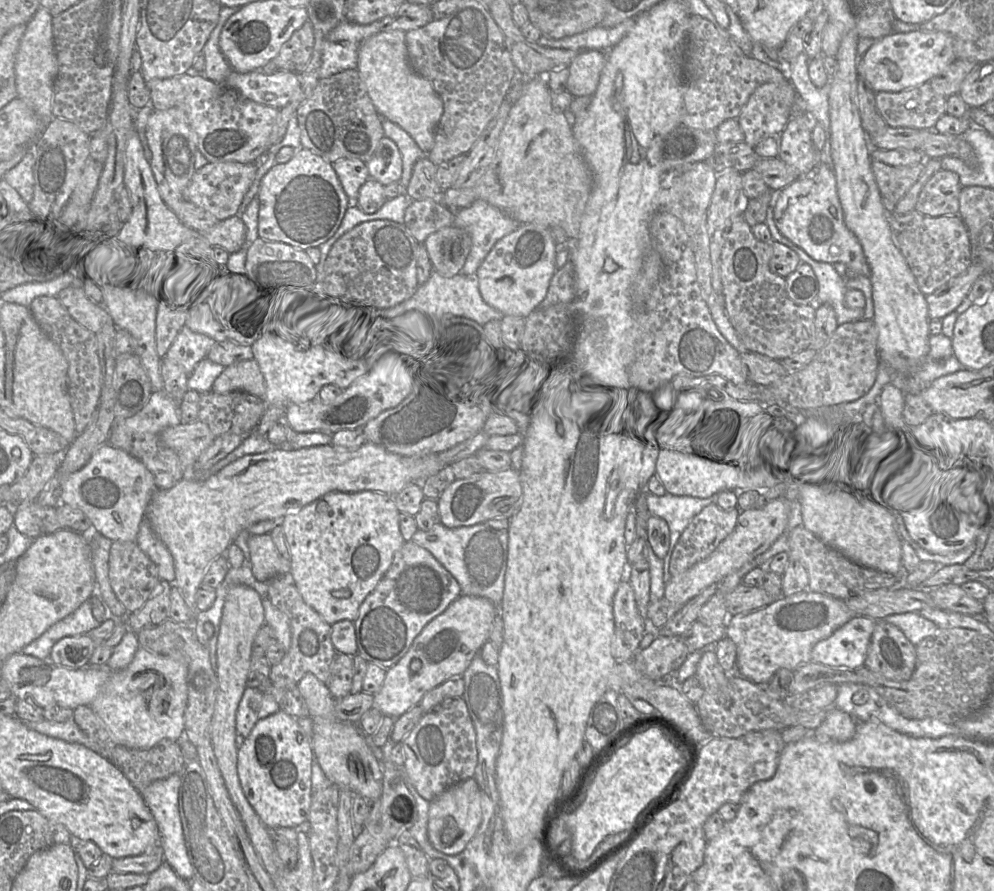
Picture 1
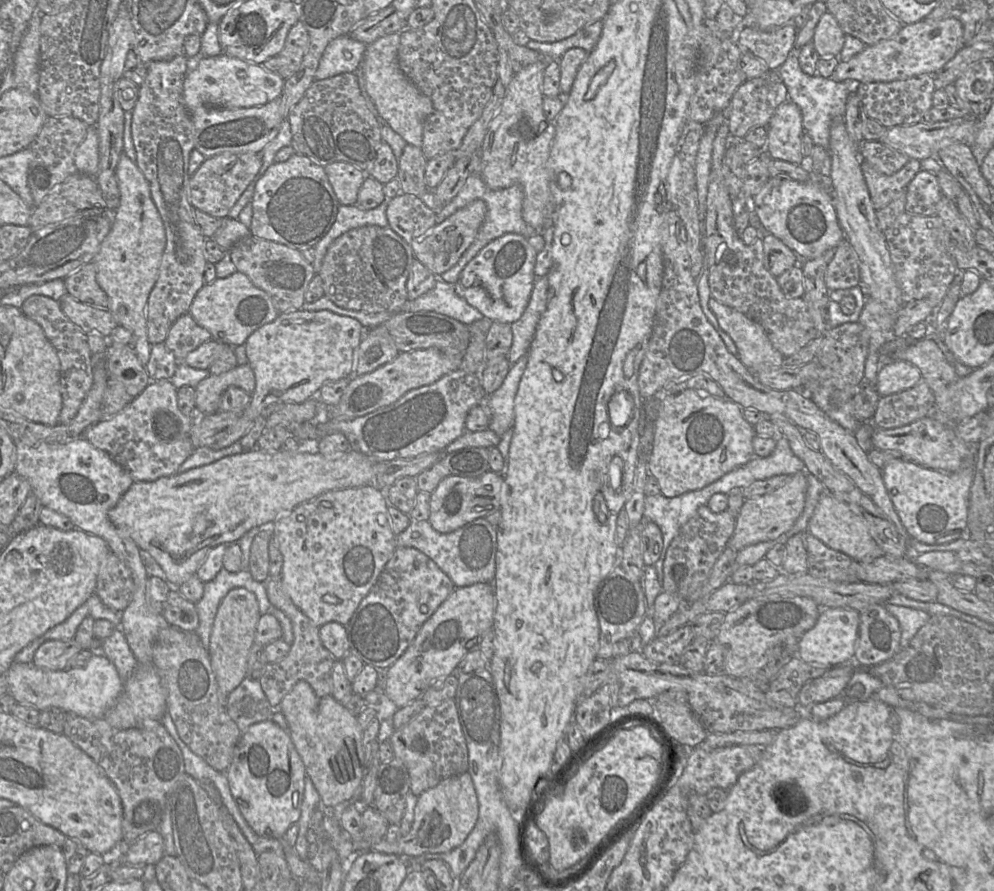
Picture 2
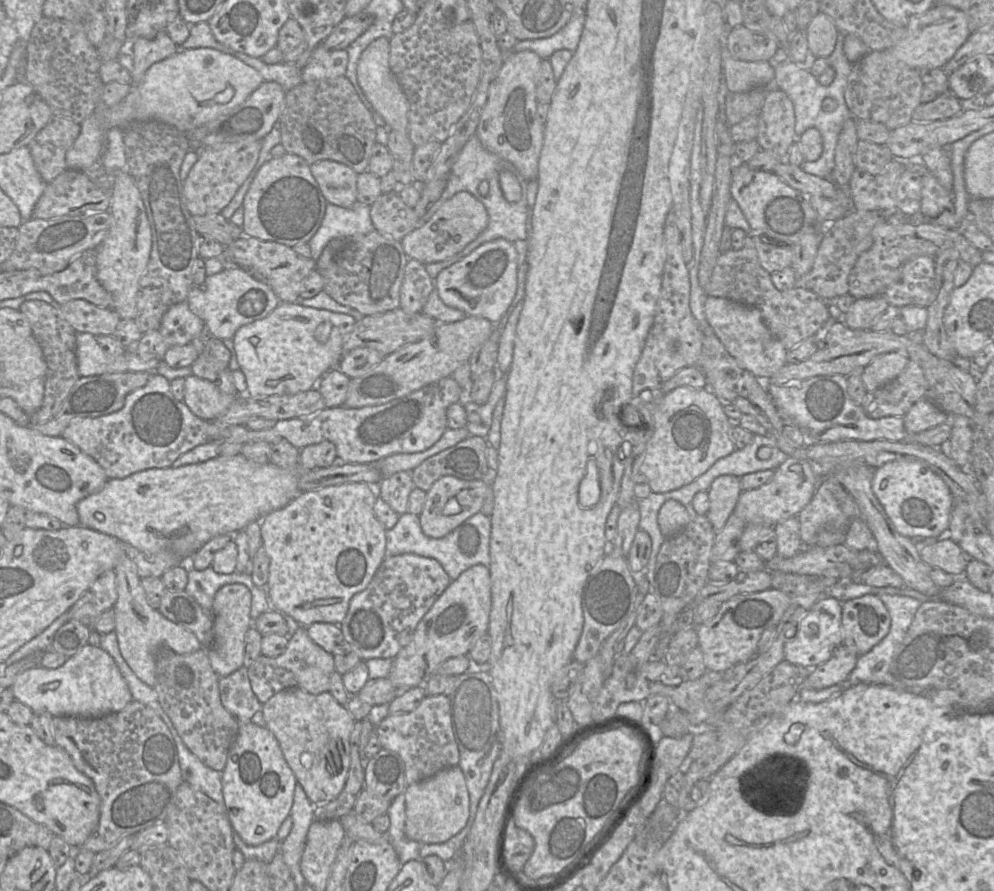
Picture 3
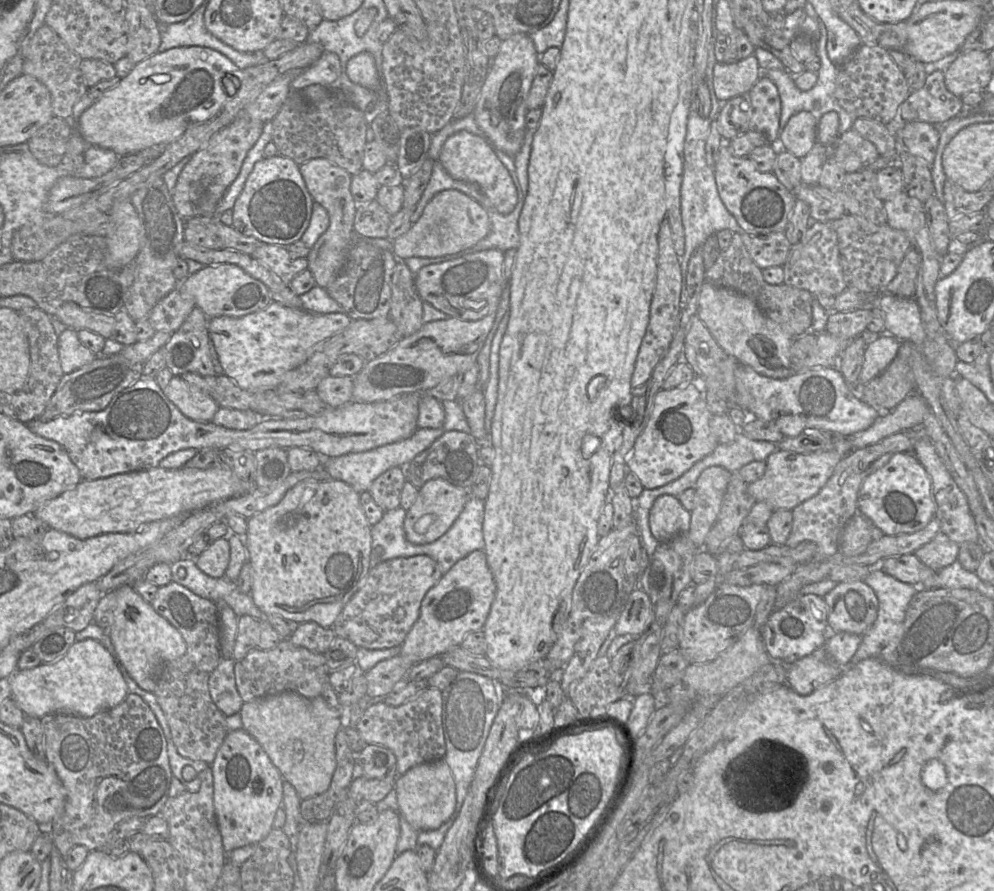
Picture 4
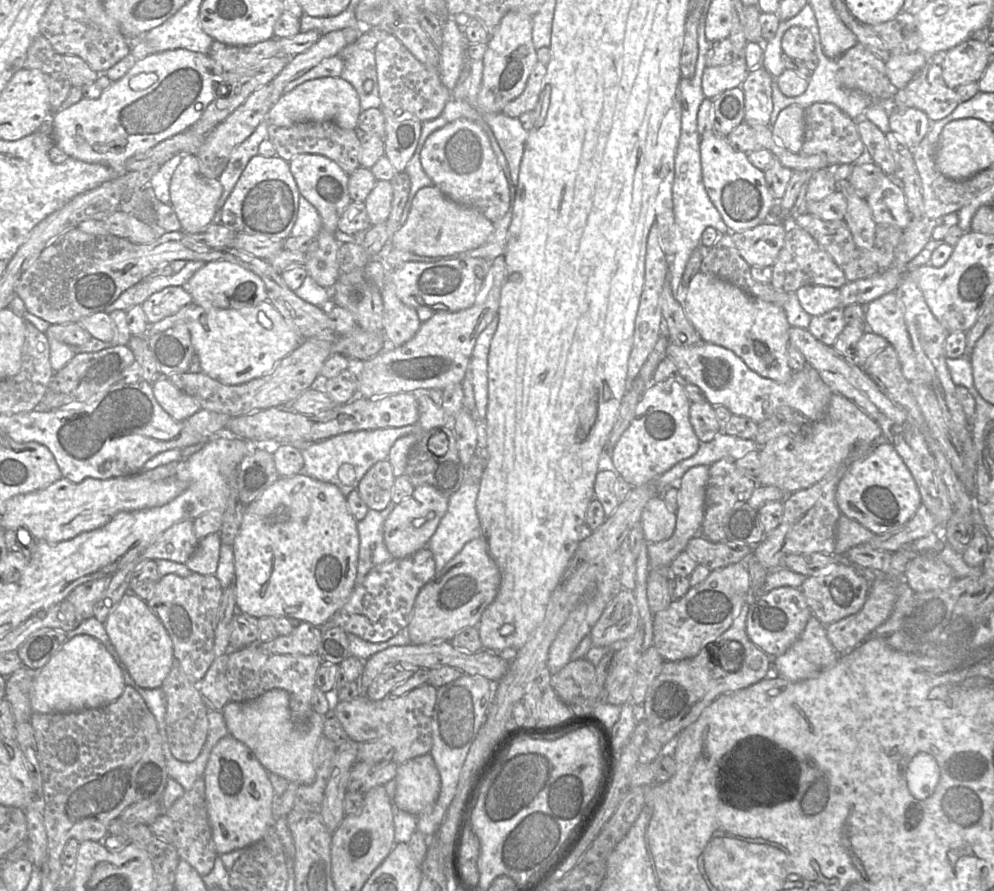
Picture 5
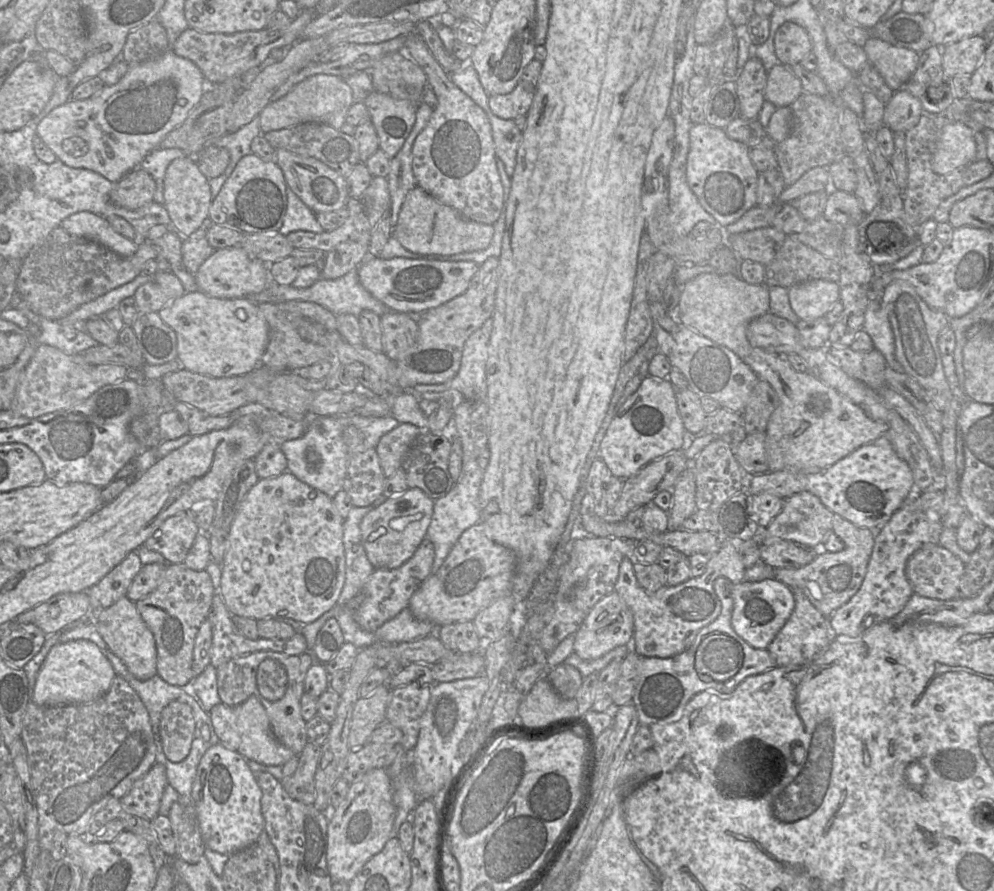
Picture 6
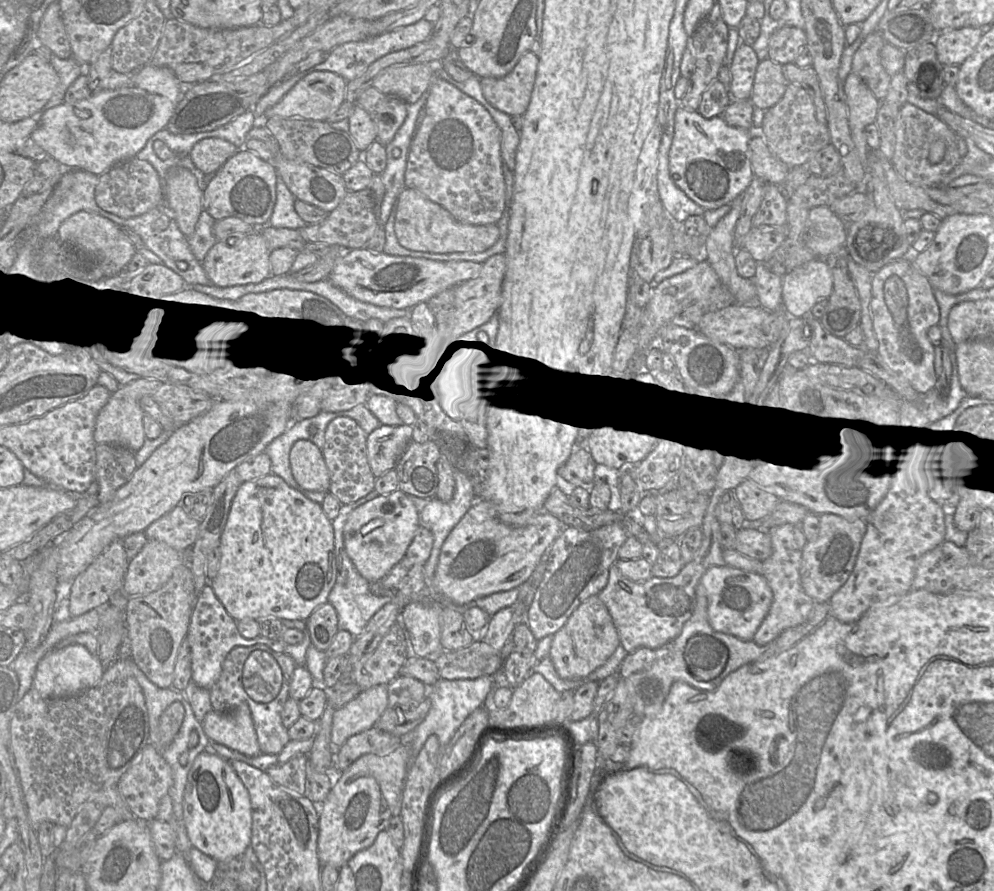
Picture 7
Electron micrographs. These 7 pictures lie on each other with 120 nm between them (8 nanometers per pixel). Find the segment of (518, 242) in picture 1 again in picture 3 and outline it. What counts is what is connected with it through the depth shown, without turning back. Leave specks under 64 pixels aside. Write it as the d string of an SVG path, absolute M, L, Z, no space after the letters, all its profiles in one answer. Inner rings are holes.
M498 238L483 243L461 260L441 270L434 279L435 289L449 307L463 311L467 316L483 317L499 324L509 311L517 291L518 256L512 242Z

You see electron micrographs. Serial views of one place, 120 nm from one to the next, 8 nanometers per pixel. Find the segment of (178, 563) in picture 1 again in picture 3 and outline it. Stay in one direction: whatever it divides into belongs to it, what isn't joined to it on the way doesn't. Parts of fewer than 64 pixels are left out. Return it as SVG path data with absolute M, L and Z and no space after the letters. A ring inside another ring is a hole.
M240 453L178 468L151 468L123 479L108 479L99 492L82 499L77 504L79 526L116 537L141 552L155 554L169 550L186 558L216 536L229 535L234 541L247 525L285 507L302 493L298 488L301 474L299 464L295 469L286 470L270 462L254 463Z

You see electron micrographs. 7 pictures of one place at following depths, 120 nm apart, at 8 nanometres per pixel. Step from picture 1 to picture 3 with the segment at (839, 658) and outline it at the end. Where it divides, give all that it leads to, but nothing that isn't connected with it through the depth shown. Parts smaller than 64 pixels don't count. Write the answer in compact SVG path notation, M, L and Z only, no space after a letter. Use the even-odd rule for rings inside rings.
M832 597L819 598L798 624L797 634L785 643L784 660L810 669L829 660L833 650L843 643L841 614L841 601Z

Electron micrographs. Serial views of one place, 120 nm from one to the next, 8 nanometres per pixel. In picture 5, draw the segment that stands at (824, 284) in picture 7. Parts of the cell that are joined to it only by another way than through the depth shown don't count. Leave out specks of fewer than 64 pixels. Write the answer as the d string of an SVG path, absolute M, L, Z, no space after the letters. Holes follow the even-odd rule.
M810 285L795 292L801 307L812 317L823 315L841 306L840 289Z

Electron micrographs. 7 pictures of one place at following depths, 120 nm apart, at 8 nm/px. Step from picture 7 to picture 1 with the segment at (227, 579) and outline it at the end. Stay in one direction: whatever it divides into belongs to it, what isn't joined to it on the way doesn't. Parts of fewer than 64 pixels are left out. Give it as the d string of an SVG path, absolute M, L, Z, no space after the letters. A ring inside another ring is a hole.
M366 490L334 492L287 513L280 521L290 554L290 573L303 600L328 624L355 621L359 607L377 586L405 540L399 528L399 514L394 495Z

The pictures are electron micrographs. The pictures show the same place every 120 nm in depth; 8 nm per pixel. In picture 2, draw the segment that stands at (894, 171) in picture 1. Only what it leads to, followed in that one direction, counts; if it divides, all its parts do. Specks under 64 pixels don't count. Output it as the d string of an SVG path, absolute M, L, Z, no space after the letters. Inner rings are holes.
M861 159L861 170L873 207L879 210L902 194L915 175L922 170L922 165L920 160L910 159L899 171L886 175Z

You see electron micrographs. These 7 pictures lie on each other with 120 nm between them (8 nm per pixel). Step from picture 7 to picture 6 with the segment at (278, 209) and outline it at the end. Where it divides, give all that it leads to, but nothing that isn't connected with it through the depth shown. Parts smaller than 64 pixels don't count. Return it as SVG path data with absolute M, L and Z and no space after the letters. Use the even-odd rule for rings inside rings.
M288 186L286 196L287 207L282 226L279 229L280 234L287 236L294 231L314 233L322 233L325 231L316 220L315 213Z

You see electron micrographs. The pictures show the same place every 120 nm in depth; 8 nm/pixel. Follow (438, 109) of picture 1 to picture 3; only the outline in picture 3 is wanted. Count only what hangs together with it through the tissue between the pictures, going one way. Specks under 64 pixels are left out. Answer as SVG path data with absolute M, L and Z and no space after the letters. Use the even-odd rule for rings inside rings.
M380 37L370 43L357 64L358 83L374 109L384 119L386 126L404 134L408 132L409 102L389 63L390 39Z

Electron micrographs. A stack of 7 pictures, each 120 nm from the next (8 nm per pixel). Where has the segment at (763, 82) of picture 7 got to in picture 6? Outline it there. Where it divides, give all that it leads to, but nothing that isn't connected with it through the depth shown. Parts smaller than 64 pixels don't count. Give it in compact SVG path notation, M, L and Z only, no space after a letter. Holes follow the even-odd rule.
M778 63L767 71L764 99L777 108L790 106L803 93L801 81L790 65Z

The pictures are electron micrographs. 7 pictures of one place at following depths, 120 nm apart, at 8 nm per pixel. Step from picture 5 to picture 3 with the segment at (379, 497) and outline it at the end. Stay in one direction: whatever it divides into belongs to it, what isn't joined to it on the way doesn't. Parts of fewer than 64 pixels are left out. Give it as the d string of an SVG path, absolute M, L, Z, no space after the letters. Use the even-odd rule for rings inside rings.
M399 471L382 478L376 487L379 497L399 515L408 512L408 498L413 488L414 483L408 471Z

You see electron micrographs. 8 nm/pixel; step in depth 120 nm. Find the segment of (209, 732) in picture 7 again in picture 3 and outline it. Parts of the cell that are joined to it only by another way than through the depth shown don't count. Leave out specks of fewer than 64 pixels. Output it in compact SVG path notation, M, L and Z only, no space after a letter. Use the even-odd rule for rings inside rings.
M289 688L263 703L261 714L264 726L276 737L287 764L309 800L314 805L334 800L345 786L350 765L349 739L356 723L346 706L339 704L328 691L313 695L300 688Z

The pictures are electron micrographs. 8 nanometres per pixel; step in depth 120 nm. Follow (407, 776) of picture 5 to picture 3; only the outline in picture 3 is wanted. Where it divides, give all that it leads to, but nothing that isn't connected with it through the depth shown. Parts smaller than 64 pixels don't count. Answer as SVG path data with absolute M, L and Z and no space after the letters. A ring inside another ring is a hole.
M458 767L443 769L432 777L408 785L405 797L405 836L422 844L444 843L457 835L467 824L470 799L465 776Z

